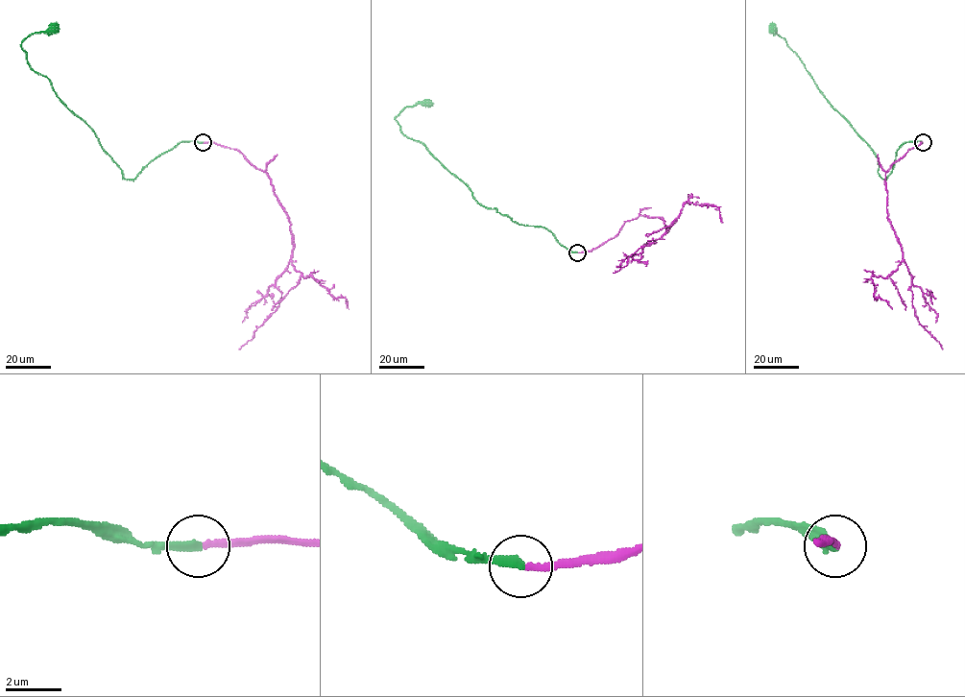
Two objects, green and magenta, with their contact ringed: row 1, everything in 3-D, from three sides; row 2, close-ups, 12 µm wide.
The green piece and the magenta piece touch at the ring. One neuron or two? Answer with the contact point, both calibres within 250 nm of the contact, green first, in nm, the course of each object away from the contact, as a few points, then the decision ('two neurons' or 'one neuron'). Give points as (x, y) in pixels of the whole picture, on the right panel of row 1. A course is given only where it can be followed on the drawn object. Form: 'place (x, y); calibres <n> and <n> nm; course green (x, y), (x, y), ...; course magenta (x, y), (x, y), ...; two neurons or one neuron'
place (923, 142); calibres 280 and 220 nm; course green (923, 143), (905, 141), (897, 150), (891, 173), (882, 179), (875, 154), (832, 106), (773, 27); course magenta (923, 143), (909, 150), (885, 172), (886, 211), (912, 276), (909, 290), (915, 316), (943, 348); one neuron

